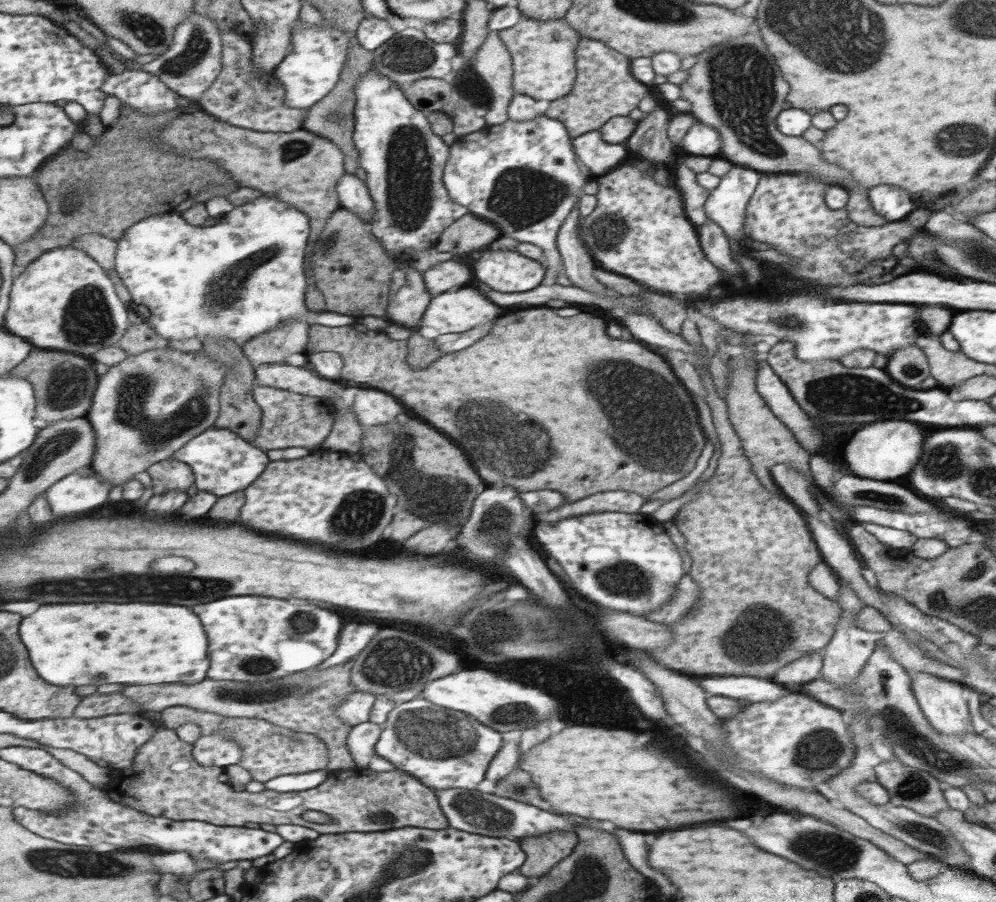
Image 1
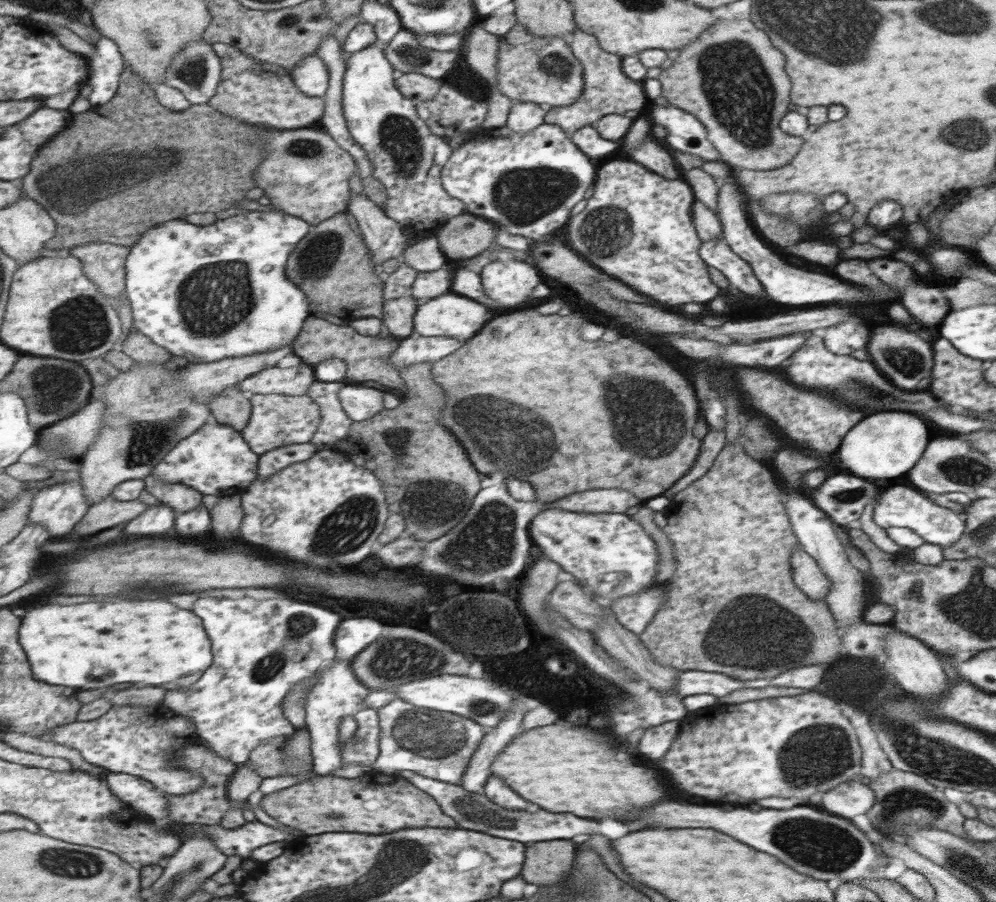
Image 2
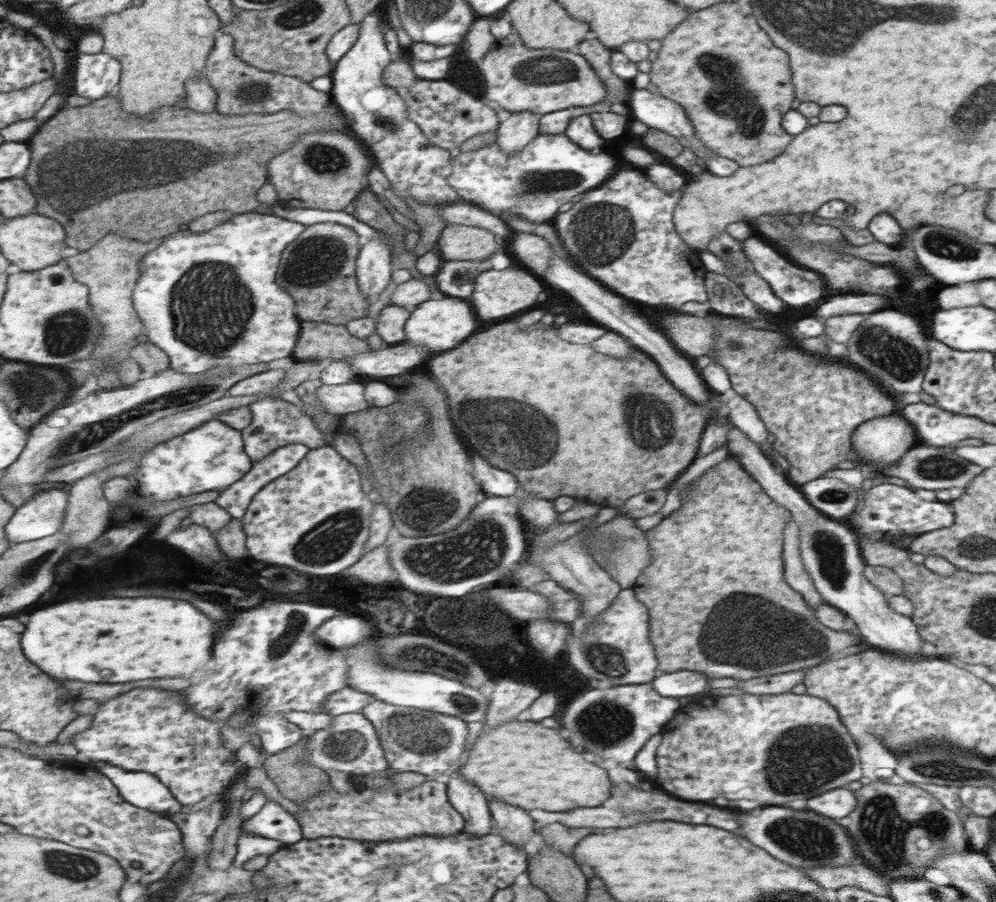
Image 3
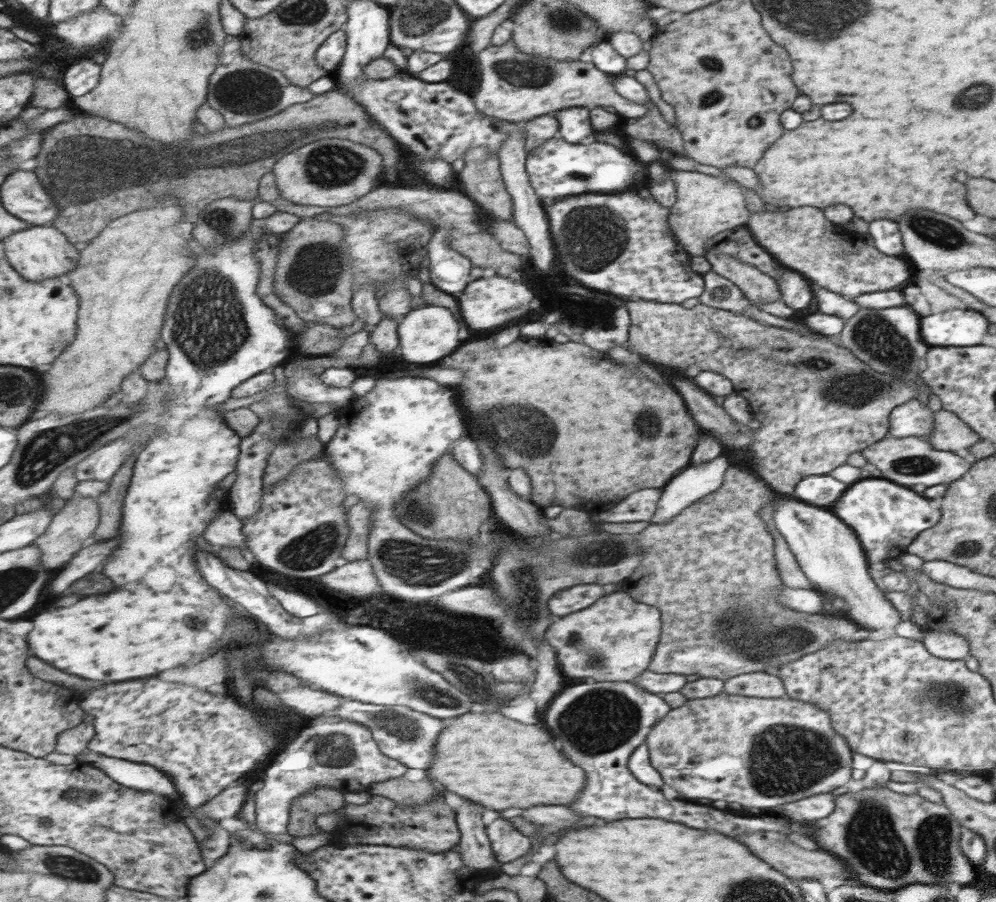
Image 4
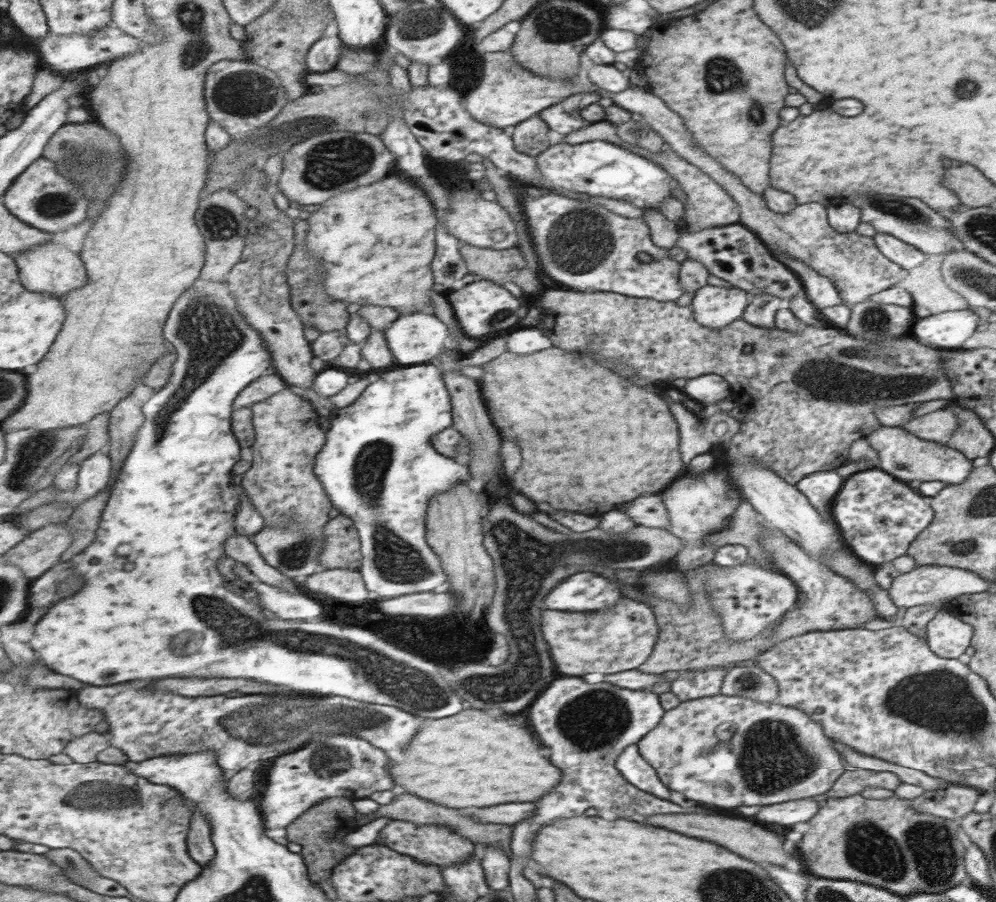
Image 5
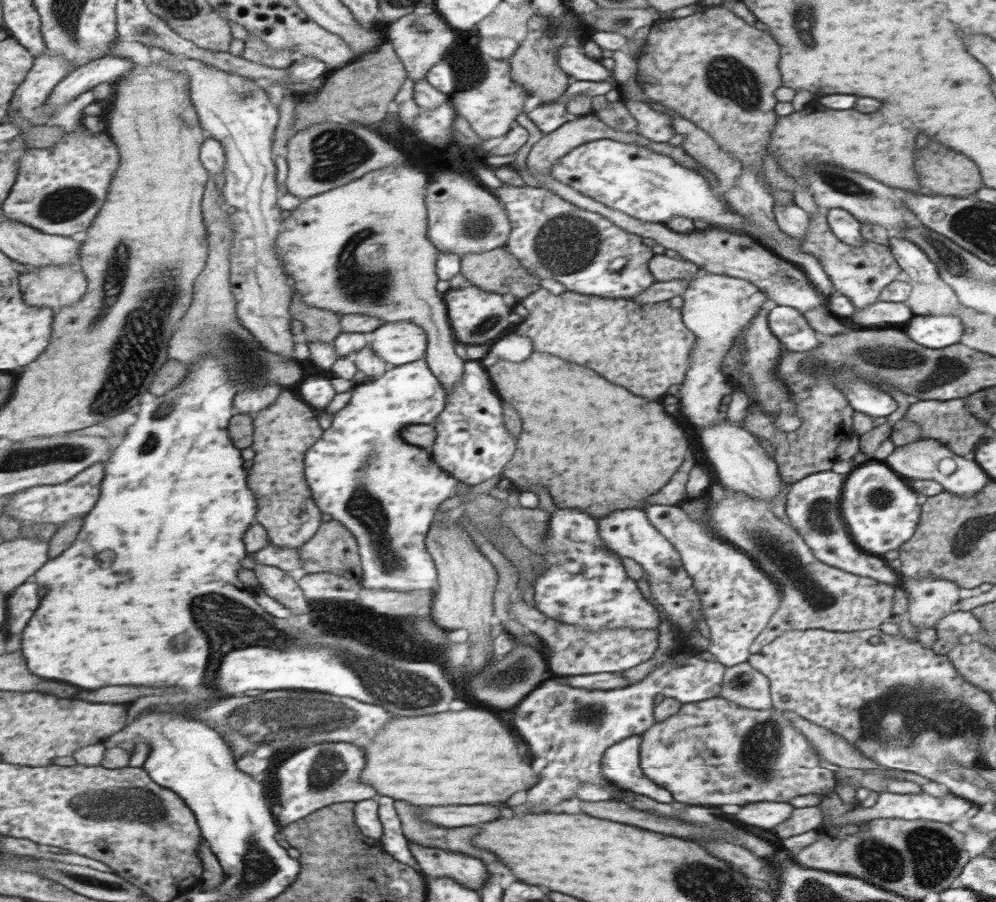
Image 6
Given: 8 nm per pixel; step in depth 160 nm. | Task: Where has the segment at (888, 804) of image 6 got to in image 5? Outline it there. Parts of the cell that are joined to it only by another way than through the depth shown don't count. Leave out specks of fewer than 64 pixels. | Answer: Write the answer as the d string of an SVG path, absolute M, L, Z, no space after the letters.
M947 784L942 785L940 789L927 790L920 796L907 800L917 812L958 822L973 810L979 796L980 792L974 788Z

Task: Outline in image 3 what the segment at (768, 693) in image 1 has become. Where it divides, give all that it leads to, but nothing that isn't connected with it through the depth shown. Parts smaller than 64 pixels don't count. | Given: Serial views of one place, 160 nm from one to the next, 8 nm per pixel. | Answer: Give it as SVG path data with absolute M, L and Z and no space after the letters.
M681 669L670 673L657 673L650 682L659 696L671 696L672 699L681 696L700 695L702 690L708 690L708 676L697 671Z

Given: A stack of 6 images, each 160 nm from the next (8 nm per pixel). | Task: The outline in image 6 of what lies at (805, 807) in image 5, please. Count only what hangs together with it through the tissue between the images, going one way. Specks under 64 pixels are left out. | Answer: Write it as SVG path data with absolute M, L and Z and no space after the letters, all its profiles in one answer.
M759 802L759 804L747 804L747 808L741 808L733 818L737 818L743 824L767 830L787 820L793 809L788 803Z

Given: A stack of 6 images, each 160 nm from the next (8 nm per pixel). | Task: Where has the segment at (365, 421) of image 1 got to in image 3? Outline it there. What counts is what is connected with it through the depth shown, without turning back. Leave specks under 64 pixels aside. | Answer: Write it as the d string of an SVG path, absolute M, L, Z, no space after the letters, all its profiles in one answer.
M355 380L342 385L323 385L318 390L321 402L333 413L343 416L368 409L371 404L365 396L366 386Z

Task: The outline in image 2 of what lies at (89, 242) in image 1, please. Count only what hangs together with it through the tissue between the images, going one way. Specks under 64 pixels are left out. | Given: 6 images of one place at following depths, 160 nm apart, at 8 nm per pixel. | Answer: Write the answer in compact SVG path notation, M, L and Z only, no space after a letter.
M90 242L87 245L74 246L70 253L79 257L85 272L96 282L99 290L112 298L126 293L126 260L131 249L107 242Z

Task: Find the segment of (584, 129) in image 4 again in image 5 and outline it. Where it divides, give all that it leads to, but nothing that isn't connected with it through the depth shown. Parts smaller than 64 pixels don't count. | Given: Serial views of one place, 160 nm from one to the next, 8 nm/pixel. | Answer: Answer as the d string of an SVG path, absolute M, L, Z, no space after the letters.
M576 93L561 102L540 112L549 129L559 134L569 134L572 130L583 128L587 122L583 120L580 110L587 104L597 103L601 95L597 93Z

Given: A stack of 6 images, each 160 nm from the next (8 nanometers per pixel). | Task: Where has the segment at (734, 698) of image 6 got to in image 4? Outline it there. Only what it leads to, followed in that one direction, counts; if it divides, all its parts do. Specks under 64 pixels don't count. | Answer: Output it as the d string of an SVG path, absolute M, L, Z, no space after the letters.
M770 672L739 674L724 680L723 692L728 695L755 698L779 698L785 696L781 679Z

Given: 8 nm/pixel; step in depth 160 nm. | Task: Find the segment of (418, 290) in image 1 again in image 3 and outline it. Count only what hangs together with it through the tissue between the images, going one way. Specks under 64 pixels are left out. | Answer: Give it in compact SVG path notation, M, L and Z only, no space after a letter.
M389 305L377 316L376 332L384 341L384 346L392 346L405 341L404 324L410 315L409 308Z

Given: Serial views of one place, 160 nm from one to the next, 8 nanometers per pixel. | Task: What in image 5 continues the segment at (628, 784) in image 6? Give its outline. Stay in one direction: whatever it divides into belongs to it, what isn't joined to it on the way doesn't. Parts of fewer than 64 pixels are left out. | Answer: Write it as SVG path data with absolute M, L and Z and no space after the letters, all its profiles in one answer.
M636 744L625 747L614 764L622 776L639 790L651 792L663 800L669 798L669 790L659 782L655 769L639 756Z

